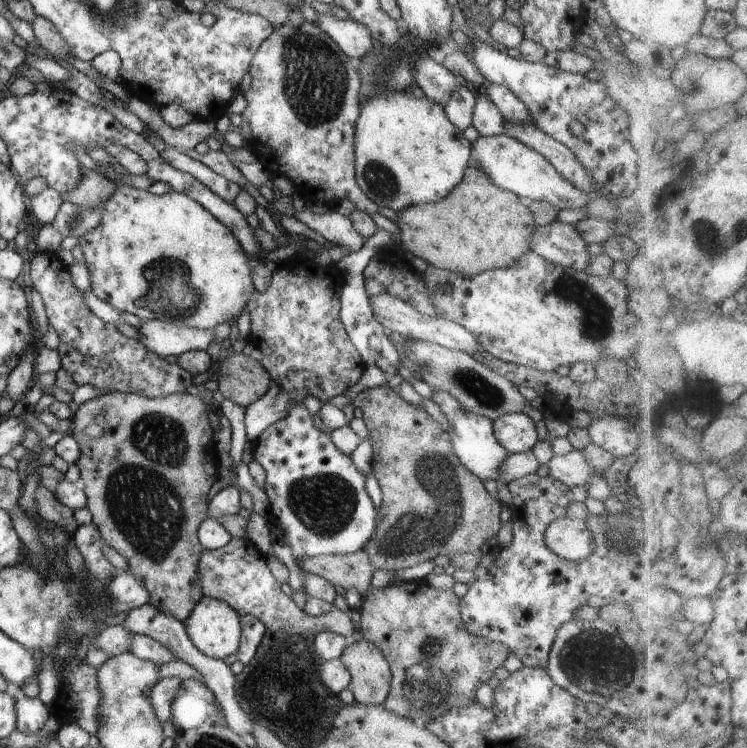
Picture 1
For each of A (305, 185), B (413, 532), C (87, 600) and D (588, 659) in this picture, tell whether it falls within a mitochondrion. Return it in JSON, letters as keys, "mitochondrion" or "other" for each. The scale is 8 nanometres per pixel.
{"A":"other","B":"mitochondrion","C":"mitochondrion","D":"mitochondrion"}

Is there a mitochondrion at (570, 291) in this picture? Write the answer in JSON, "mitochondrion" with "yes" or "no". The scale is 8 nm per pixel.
{"mitochondrion":"yes"}

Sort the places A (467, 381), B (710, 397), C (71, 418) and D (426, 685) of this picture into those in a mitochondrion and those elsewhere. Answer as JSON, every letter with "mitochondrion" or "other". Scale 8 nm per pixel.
{"A":"mitochondrion","B":"other","C":"other","D":"mitochondrion"}

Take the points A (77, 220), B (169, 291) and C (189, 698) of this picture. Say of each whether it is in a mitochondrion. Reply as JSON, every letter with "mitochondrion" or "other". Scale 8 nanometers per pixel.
{"A":"mitochondrion","B":"mitochondrion","C":"other"}

